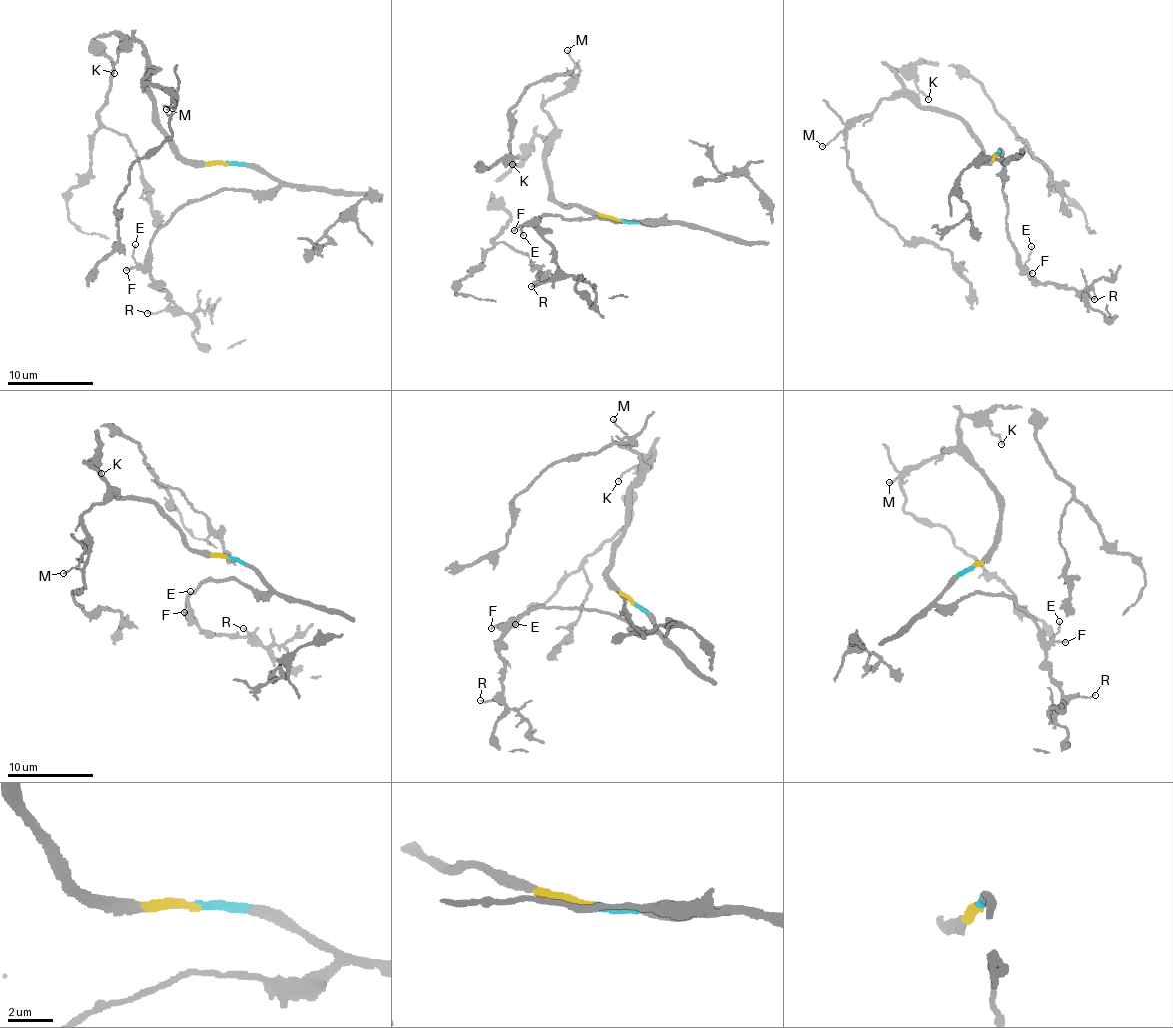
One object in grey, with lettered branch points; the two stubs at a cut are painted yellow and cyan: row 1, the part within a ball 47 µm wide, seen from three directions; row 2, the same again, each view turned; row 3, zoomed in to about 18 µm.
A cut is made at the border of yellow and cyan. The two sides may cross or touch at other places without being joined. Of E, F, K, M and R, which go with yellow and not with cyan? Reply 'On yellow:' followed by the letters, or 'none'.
On yellow: K, M

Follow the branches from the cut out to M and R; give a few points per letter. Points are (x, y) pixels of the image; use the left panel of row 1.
M: (225, 162), (186, 160), (160, 122), (148, 91), (152, 71), (143, 81), (172, 96), (174, 105), (167, 109)
R: (225, 162), (260, 167), (279, 182), (189, 200), (159, 229), (151, 278), (173, 306), (148, 312)

